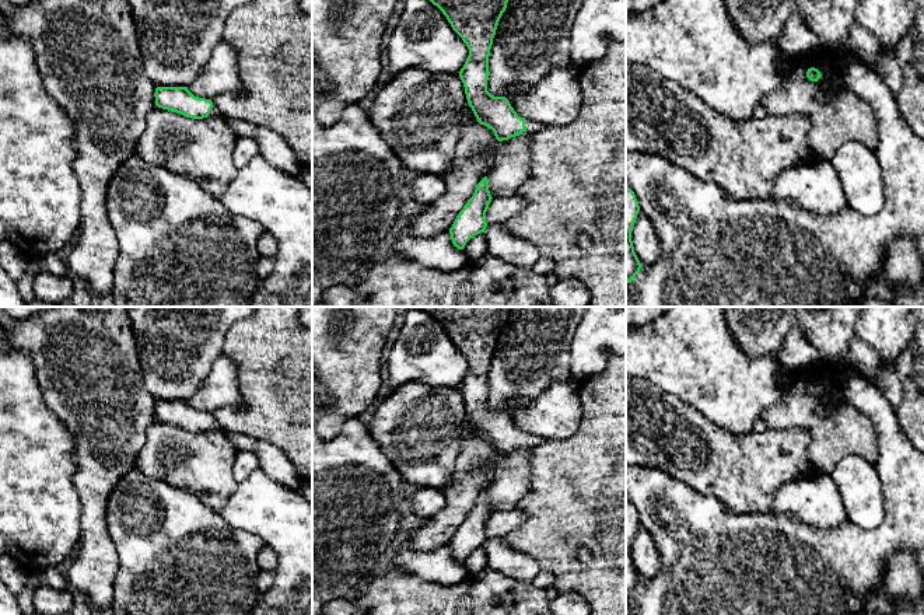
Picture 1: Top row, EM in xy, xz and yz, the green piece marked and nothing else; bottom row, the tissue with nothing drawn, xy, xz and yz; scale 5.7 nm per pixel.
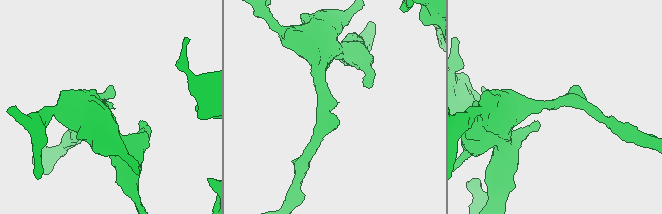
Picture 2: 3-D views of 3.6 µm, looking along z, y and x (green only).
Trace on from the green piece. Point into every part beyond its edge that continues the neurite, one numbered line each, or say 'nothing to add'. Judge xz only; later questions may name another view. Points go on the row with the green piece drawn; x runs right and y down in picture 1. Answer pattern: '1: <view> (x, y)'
1: xz (532, 126)

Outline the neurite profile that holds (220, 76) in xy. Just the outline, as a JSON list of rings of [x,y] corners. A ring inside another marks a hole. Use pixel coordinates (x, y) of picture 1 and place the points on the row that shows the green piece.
[[[221,41],[204,66],[203,71],[188,85],[199,98],[213,99],[220,94],[239,94],[242,91],[238,76],[238,56],[235,49]]]

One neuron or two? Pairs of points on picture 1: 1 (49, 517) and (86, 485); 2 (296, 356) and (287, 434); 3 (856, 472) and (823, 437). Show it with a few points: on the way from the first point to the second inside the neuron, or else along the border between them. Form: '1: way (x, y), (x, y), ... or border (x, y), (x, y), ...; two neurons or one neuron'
1: border (76, 461), (73, 486), (80, 502), (81, 526); two neurons
2: way (296, 376), (296, 415); one neuron
3: border (872, 463), (857, 455), (846, 455), (829, 474); two neurons

